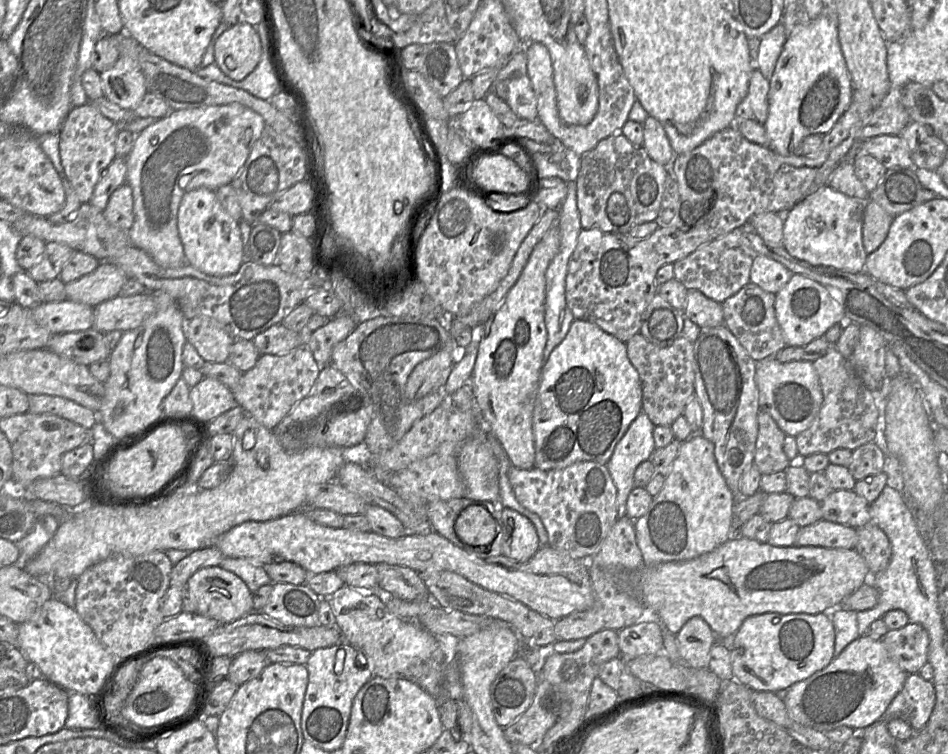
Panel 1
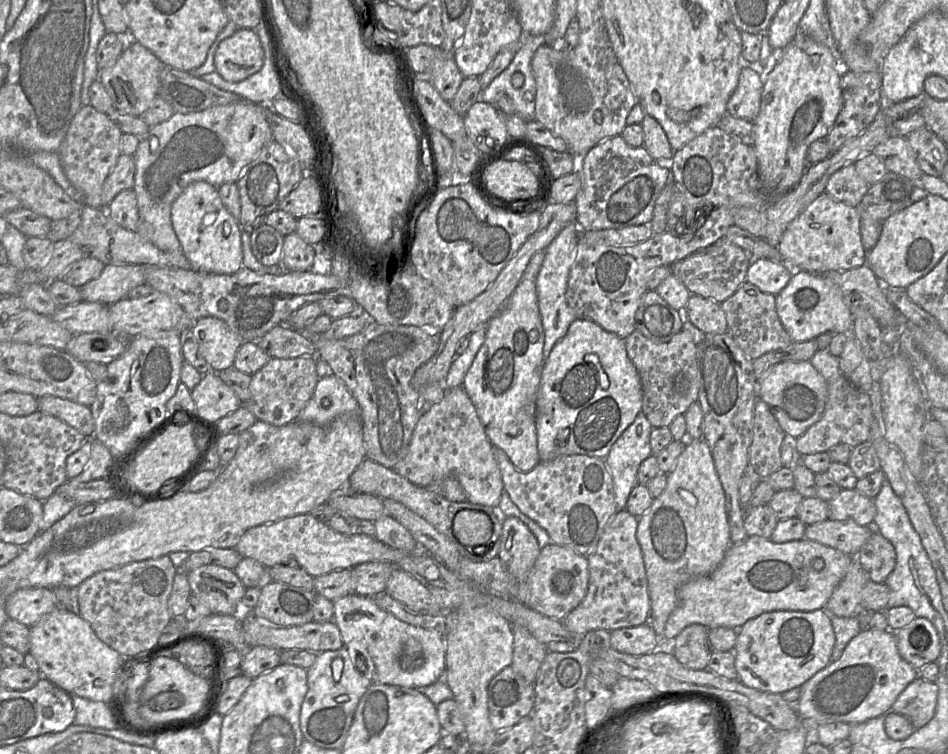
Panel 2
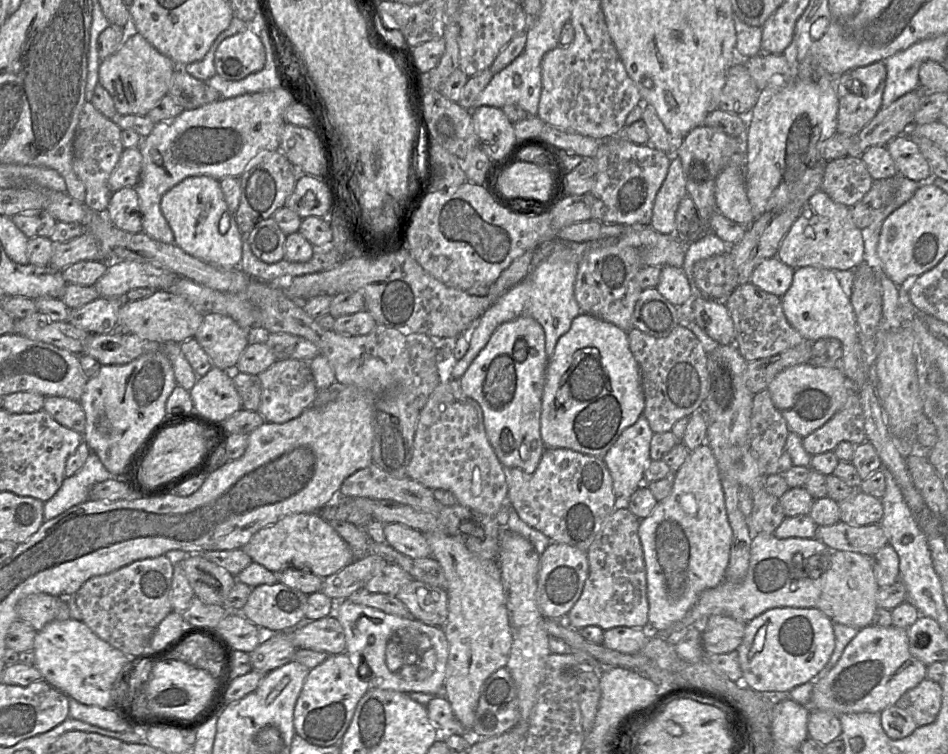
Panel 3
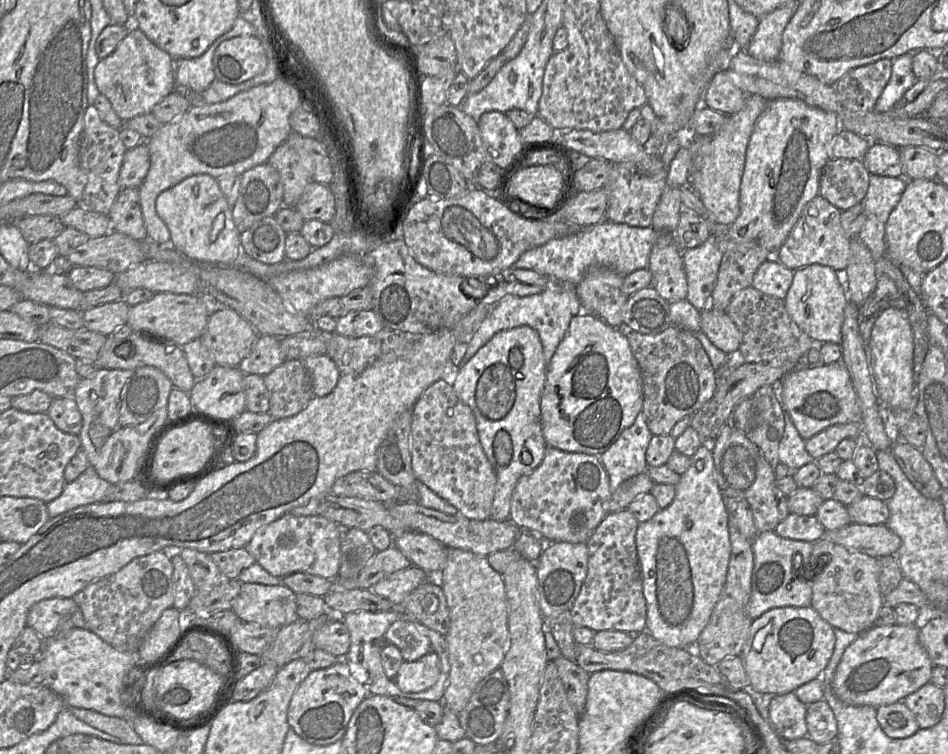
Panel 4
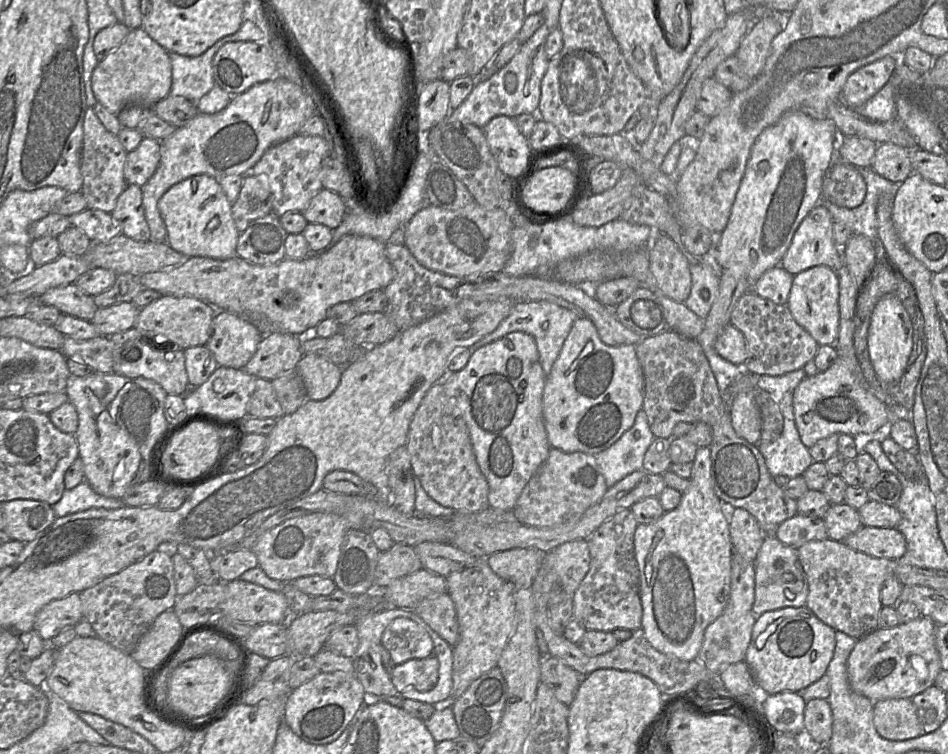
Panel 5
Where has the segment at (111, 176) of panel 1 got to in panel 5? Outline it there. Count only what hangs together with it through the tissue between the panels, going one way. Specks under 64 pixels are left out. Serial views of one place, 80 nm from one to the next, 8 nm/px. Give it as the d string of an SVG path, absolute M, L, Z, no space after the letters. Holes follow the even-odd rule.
M144 136L140 144L127 153L124 177L128 184L143 186L160 162L160 141Z

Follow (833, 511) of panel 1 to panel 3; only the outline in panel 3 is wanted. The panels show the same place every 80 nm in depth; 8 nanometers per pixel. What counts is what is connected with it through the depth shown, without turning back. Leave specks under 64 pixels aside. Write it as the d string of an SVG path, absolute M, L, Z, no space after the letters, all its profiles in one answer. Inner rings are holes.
M857 489L848 499L839 502L840 520L855 526L878 524L883 517L881 499Z

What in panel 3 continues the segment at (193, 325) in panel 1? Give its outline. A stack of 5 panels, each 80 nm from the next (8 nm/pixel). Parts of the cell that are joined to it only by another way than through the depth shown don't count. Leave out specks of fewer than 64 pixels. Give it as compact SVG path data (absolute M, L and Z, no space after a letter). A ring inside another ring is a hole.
M217 313L203 315L194 338L210 358L213 367L228 372L235 371L243 351L256 339L254 334L240 327L232 318Z

